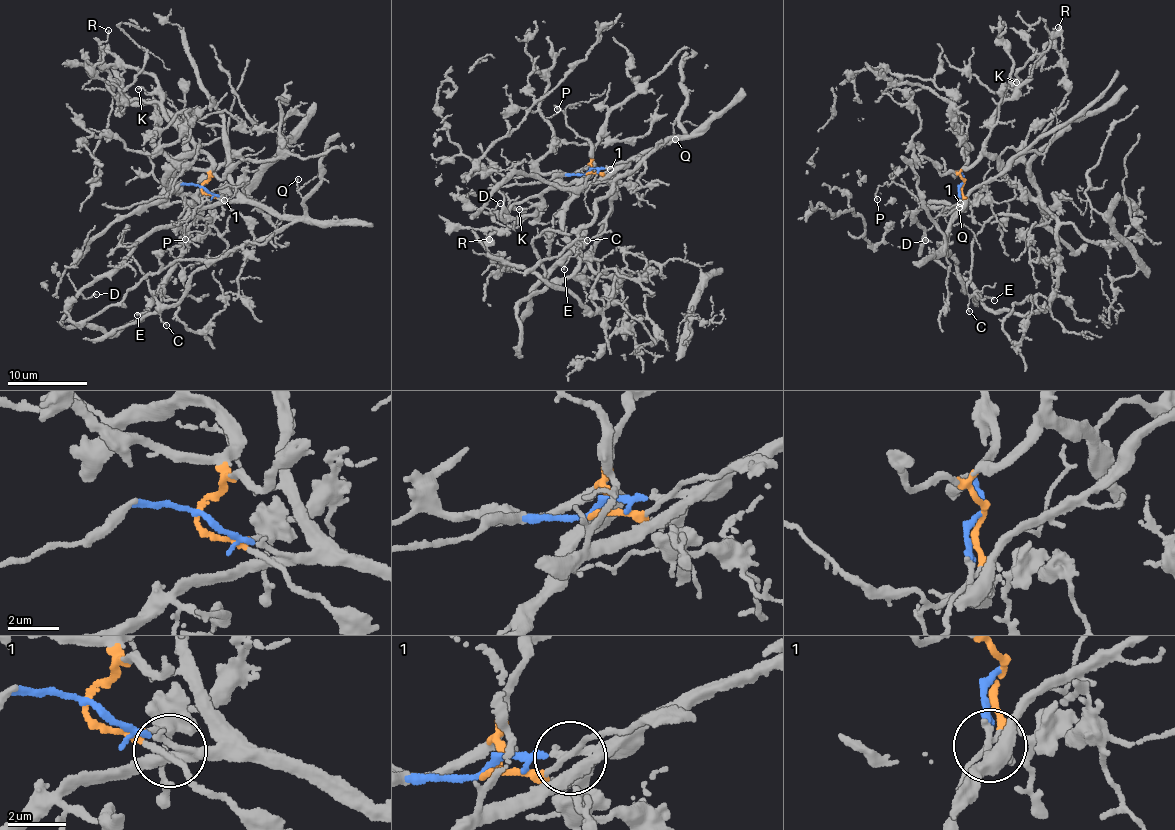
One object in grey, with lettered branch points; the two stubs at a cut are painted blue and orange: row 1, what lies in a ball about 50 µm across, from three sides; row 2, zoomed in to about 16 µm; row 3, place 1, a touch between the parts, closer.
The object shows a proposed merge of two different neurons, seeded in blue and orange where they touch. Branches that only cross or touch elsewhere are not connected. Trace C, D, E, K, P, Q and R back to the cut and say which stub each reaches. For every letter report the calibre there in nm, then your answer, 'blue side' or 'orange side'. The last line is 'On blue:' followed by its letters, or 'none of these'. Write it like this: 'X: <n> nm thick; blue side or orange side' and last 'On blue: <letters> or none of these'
C: 110 nm thick; blue side
D: 120 nm thick; blue side
E: 100 nm thick; blue side
K: 140 nm thick; orange side
P: 120 nm thick; blue side
Q: 120 nm thick; blue side
R: 140 nm thick; orange side
On blue: C, D, E, P, Q

